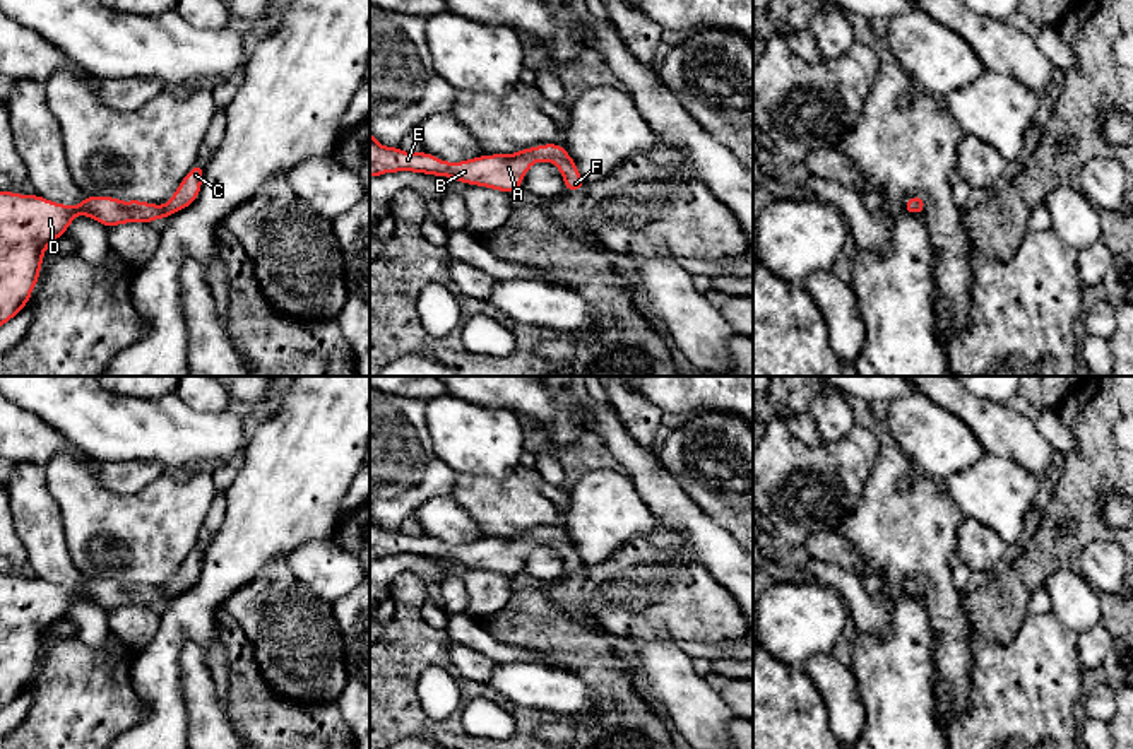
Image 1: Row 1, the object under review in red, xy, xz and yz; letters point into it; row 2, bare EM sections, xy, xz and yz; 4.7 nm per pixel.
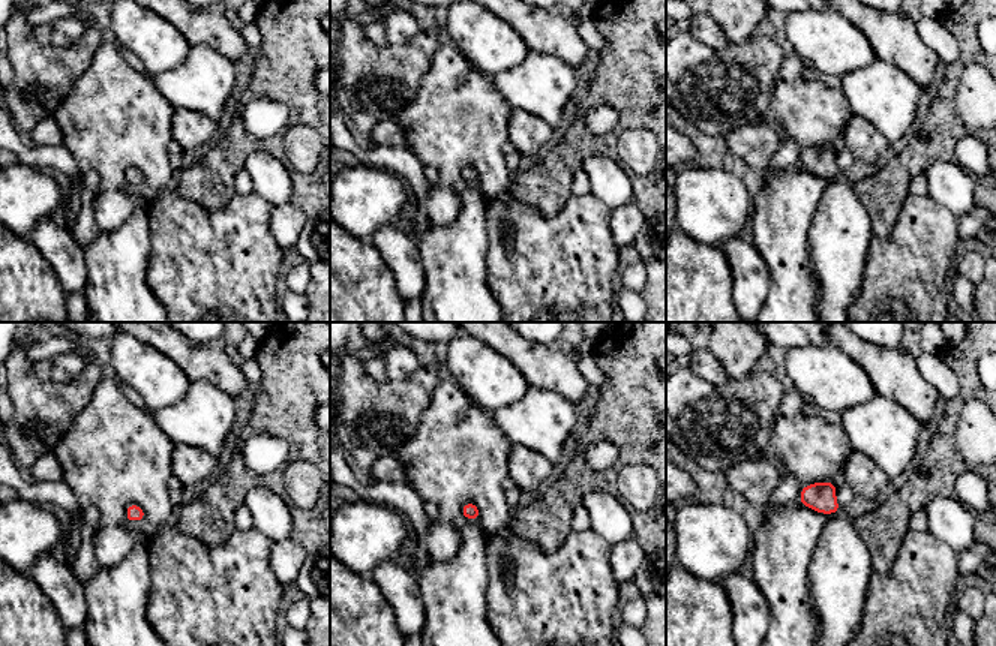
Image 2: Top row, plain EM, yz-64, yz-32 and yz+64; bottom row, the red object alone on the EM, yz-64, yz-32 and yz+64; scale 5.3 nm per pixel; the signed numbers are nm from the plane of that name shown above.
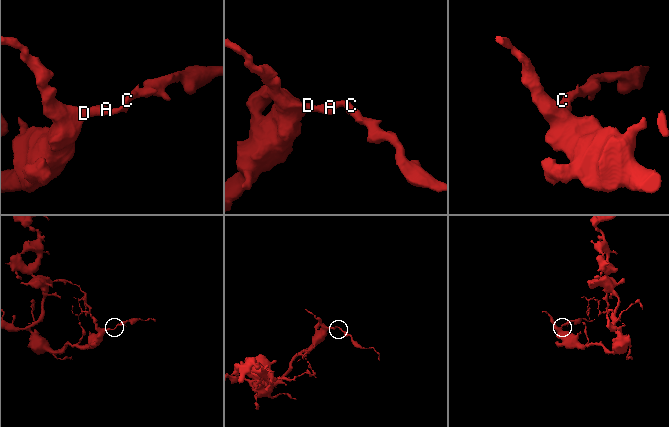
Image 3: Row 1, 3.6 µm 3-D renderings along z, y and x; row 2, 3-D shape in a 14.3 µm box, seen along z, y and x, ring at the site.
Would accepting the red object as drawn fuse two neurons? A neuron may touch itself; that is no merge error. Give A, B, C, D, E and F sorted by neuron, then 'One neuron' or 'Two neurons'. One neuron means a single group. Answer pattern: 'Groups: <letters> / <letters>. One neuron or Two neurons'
Groups: A B C D E F. One neuron

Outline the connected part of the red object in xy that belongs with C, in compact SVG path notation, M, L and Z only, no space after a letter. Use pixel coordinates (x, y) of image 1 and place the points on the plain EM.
M197 546L163 588L84 580L77 590L68 590L39 578L0 575L0 710L26 691L39 662L44 633L65 617L79 597L106 610L168 602L197 583L204 552Z

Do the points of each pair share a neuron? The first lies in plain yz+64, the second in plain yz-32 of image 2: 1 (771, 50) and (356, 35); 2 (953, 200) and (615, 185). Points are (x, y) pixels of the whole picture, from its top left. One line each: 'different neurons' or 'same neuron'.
1: same neuron
2: same neuron

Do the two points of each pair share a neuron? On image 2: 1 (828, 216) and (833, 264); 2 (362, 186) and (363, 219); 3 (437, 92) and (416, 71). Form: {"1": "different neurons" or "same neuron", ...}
{"1": "same neuron", "2": "same neuron", "3": "different neurons"}

